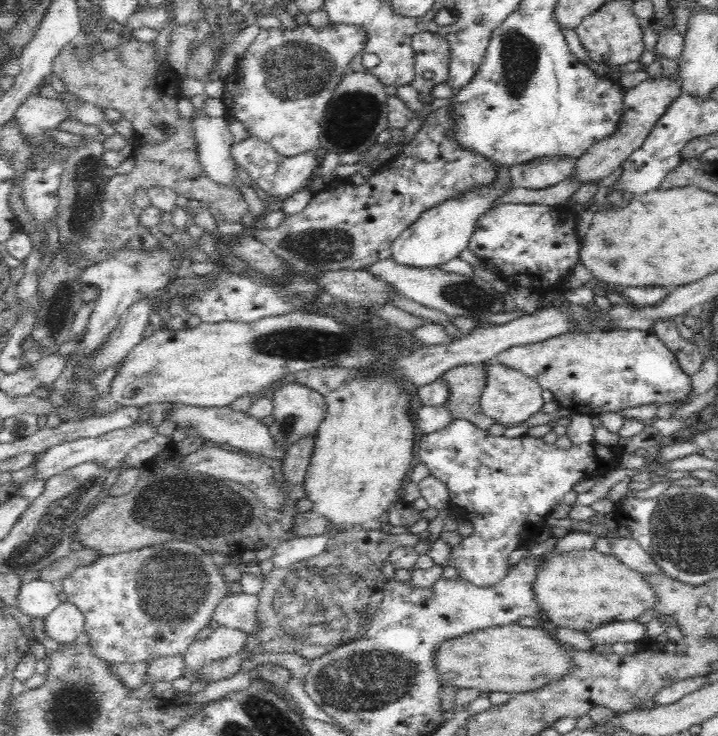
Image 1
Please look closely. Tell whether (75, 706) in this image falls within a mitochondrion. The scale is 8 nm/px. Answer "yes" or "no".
yes

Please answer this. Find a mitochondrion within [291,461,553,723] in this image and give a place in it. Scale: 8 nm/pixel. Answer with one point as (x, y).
(363, 678)

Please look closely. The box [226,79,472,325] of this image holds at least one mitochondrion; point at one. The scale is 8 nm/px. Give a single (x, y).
(353, 114)

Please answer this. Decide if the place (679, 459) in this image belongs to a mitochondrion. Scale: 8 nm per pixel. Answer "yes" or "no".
no

